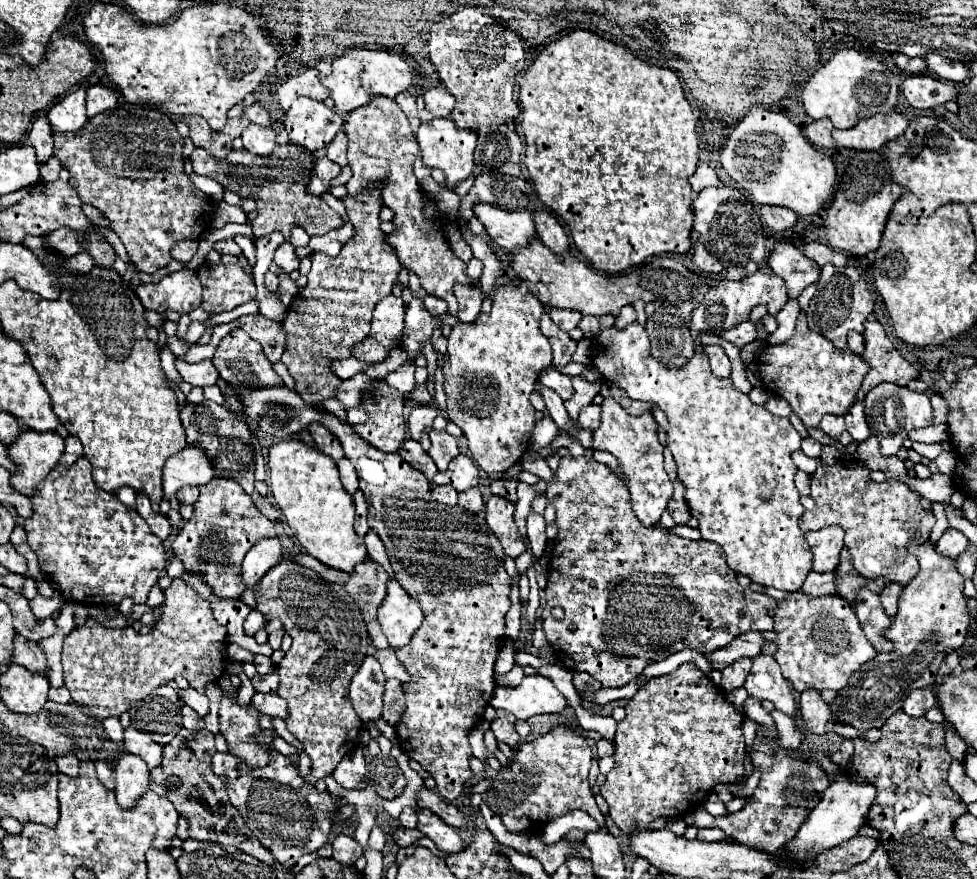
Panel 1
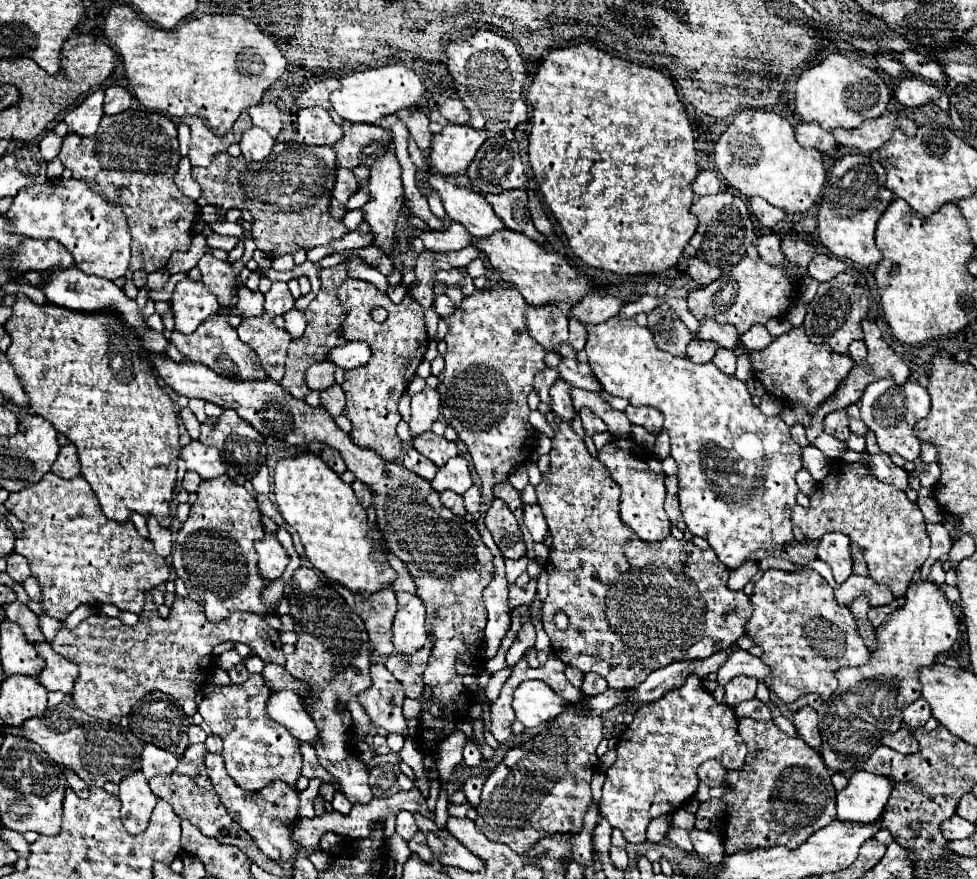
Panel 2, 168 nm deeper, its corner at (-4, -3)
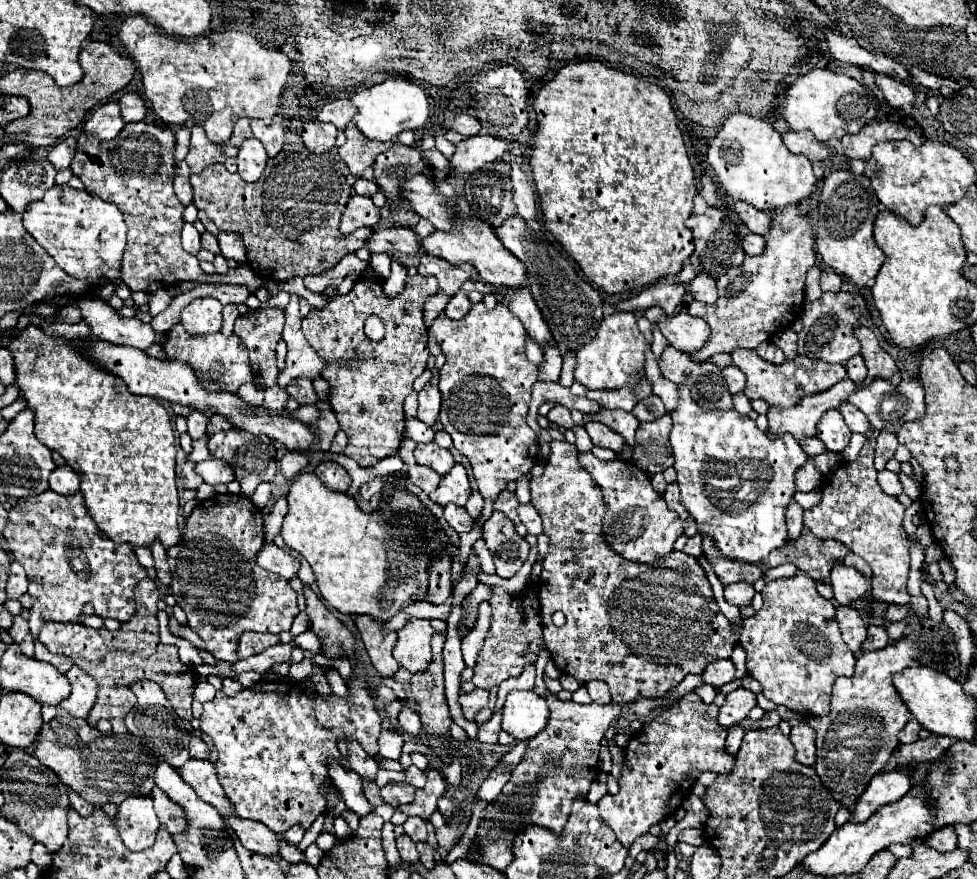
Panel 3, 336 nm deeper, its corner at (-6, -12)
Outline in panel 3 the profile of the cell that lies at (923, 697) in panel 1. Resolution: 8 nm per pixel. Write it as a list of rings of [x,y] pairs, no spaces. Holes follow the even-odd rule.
[[[910,720],[910,722],[906,724],[906,728],[900,732],[898,740],[900,740],[902,744],[912,744],[912,742],[918,740],[918,732],[920,732],[920,730],[922,730],[922,726],[918,726],[916,720]]]

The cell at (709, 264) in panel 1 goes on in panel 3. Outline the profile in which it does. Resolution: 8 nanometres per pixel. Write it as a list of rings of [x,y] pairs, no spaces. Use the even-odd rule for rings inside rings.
[[[698,274],[690,286],[688,286],[690,294],[694,296],[694,300],[700,300],[700,302],[706,302],[706,304],[714,304],[718,300],[718,294],[716,294],[716,280],[710,278],[708,274]]]

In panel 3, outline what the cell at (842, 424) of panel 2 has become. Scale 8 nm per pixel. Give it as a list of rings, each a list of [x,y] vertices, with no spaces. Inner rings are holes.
[[[828,410],[818,422],[818,438],[826,444],[830,452],[842,452],[850,442],[850,430],[838,410]]]

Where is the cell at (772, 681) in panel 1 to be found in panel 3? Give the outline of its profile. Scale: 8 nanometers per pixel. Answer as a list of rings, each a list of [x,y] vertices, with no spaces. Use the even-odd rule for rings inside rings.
[[[720,660],[720,662],[714,662],[710,664],[704,672],[702,672],[702,678],[706,684],[712,684],[712,686],[722,686],[726,682],[732,682],[736,678],[736,666],[732,660]]]

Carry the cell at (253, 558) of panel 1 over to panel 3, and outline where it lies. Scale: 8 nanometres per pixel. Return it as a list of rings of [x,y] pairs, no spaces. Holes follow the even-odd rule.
[[[266,542],[266,544],[262,546],[262,550],[258,552],[256,562],[258,562],[260,568],[278,574],[278,576],[282,576],[284,580],[292,580],[292,578],[296,576],[298,568],[300,568],[300,562],[298,562],[292,554],[284,552],[282,548],[278,548],[278,546],[274,546],[274,544],[268,544],[268,542]]]

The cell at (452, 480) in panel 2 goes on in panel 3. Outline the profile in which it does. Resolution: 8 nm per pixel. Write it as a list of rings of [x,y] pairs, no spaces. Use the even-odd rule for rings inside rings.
[[[456,464],[448,474],[442,476],[440,486],[430,494],[430,500],[446,506],[448,502],[454,502],[458,506],[464,506],[470,496],[470,482],[466,476],[466,468],[462,464]]]

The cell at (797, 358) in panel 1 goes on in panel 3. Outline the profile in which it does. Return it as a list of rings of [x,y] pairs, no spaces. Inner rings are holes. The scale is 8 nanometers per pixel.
[[[738,348],[730,356],[732,362],[746,374],[746,390],[744,390],[746,396],[750,400],[762,398],[768,404],[782,408],[796,406],[804,396],[820,394],[846,378],[846,368],[842,364],[828,364],[818,358],[808,358],[804,354],[798,354],[794,360],[786,358],[782,364],[766,362],[756,354],[756,350],[746,350],[746,348]]]

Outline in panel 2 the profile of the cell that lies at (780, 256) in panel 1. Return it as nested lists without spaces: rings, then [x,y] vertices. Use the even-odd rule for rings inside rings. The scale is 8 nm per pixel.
[[[766,233],[766,235],[758,237],[756,251],[764,261],[768,261],[772,265],[788,265],[788,261],[784,259],[784,255],[780,251],[780,239],[772,233]]]

